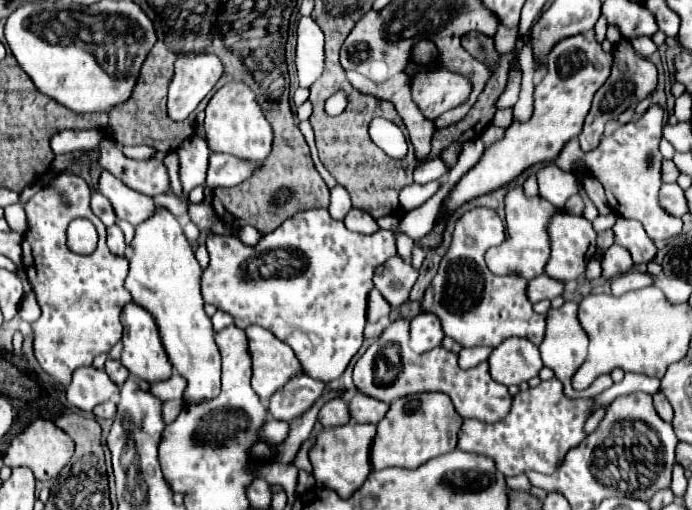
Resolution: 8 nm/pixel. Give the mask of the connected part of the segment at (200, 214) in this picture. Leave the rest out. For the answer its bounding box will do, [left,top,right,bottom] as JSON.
[188,201,214,229]

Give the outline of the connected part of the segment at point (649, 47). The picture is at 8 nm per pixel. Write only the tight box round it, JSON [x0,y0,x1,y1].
[632,37,656,57]

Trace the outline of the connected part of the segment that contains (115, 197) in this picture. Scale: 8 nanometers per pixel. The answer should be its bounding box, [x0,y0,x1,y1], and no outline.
[98,171,154,225]

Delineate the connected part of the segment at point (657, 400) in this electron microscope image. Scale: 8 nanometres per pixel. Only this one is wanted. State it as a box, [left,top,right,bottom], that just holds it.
[654,393,672,421]

